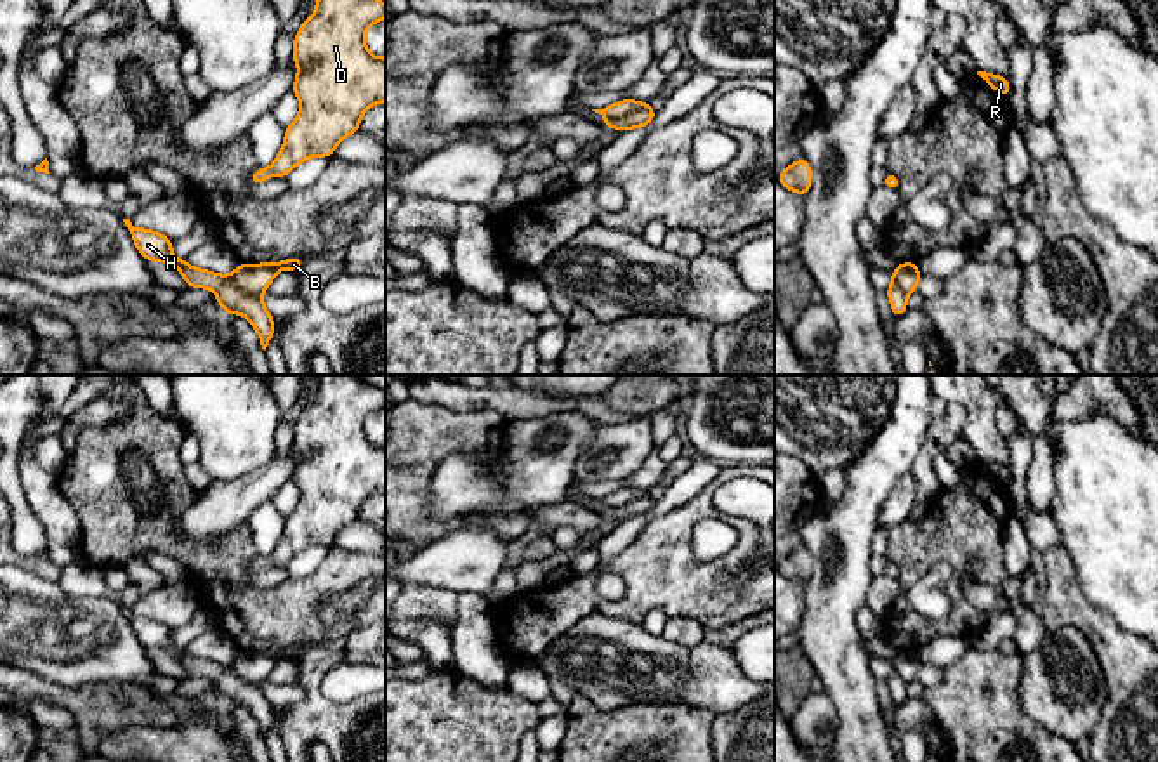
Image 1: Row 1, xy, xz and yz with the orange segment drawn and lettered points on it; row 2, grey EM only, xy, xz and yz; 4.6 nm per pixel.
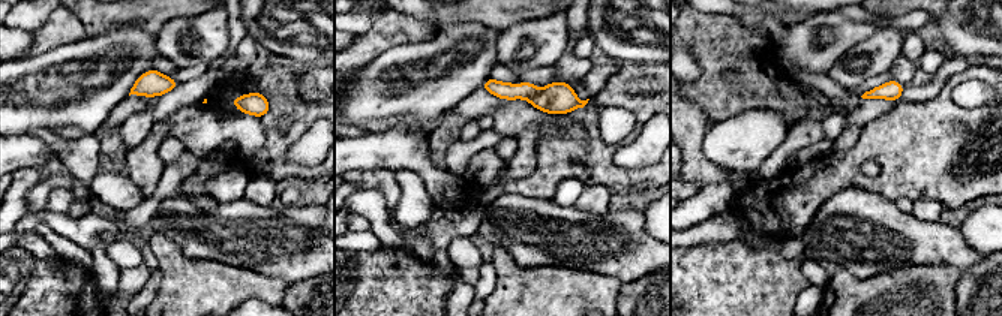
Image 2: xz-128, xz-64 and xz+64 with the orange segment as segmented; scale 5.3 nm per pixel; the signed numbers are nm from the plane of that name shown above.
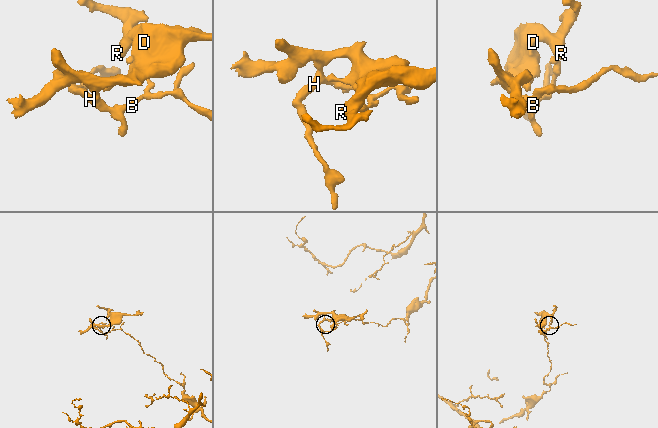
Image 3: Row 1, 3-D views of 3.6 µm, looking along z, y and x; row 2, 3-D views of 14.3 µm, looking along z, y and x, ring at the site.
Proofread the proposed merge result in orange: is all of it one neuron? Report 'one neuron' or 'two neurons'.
two neurons

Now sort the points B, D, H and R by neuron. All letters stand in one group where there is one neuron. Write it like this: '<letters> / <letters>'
B / D H R

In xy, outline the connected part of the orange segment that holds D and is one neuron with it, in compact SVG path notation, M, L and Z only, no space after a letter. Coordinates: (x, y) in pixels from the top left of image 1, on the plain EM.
M321 375L314 403L304 410L293 429L299 457L292 481L300 489L295 510L285 517L283 536L267 557L250 564L255 575L267 566L286 566L311 545L332 547L337 533L359 519L363 502L385 491L385 446L375 446L365 434L365 418L385 406L385 392L359 375Z

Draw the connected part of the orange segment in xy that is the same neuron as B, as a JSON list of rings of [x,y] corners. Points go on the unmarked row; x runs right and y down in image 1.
[[[290,646],[281,651],[267,651],[267,653],[243,653],[227,665],[238,677],[262,684],[266,682],[273,667],[281,660],[300,660],[300,654],[306,647],[302,646]]]

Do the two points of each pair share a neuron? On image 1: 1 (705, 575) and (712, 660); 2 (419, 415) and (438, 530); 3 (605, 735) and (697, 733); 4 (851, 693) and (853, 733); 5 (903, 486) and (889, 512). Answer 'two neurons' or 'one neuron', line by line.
1: two neurons
2: one neuron
3: one neuron
4: one neuron
5: one neuron

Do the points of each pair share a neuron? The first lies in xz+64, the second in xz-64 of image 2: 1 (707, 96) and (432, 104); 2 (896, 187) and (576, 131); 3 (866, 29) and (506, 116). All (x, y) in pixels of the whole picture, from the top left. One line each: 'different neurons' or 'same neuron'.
1: different neurons
2: different neurons
3: different neurons

